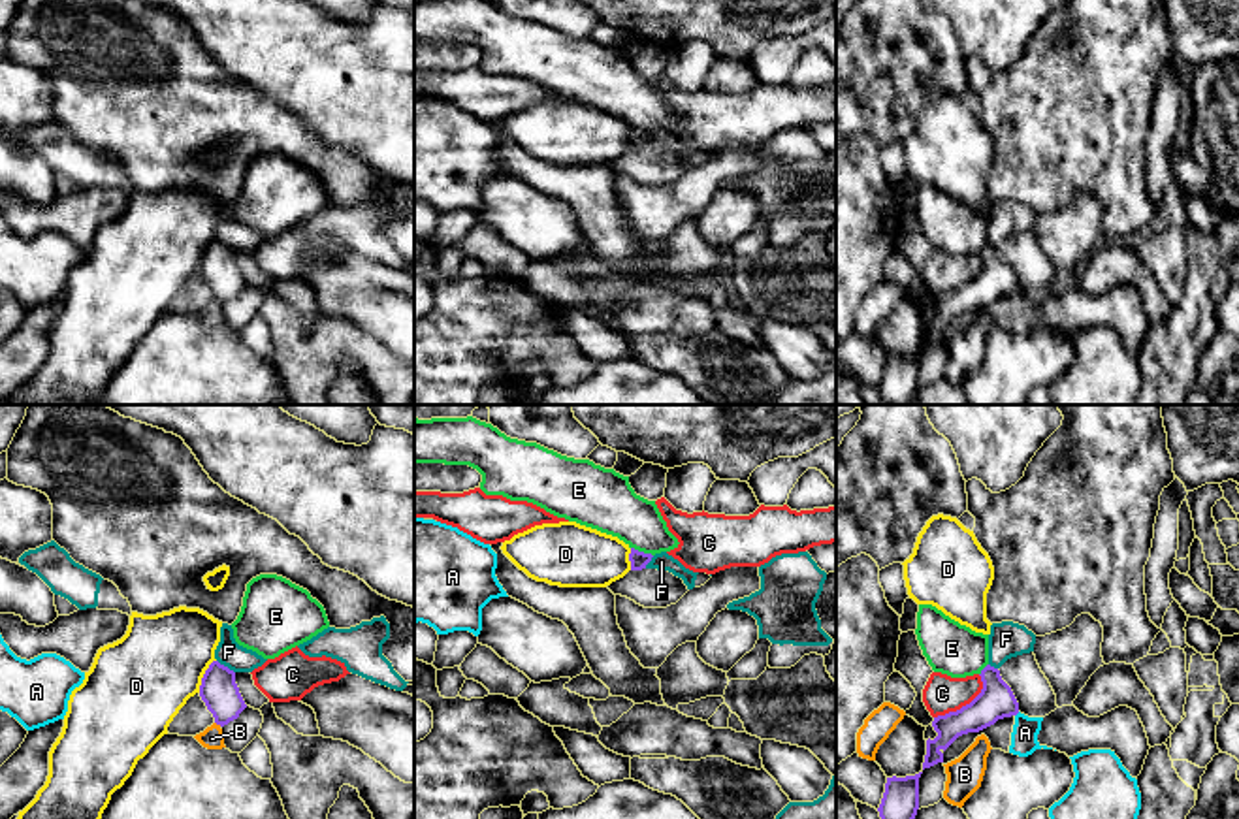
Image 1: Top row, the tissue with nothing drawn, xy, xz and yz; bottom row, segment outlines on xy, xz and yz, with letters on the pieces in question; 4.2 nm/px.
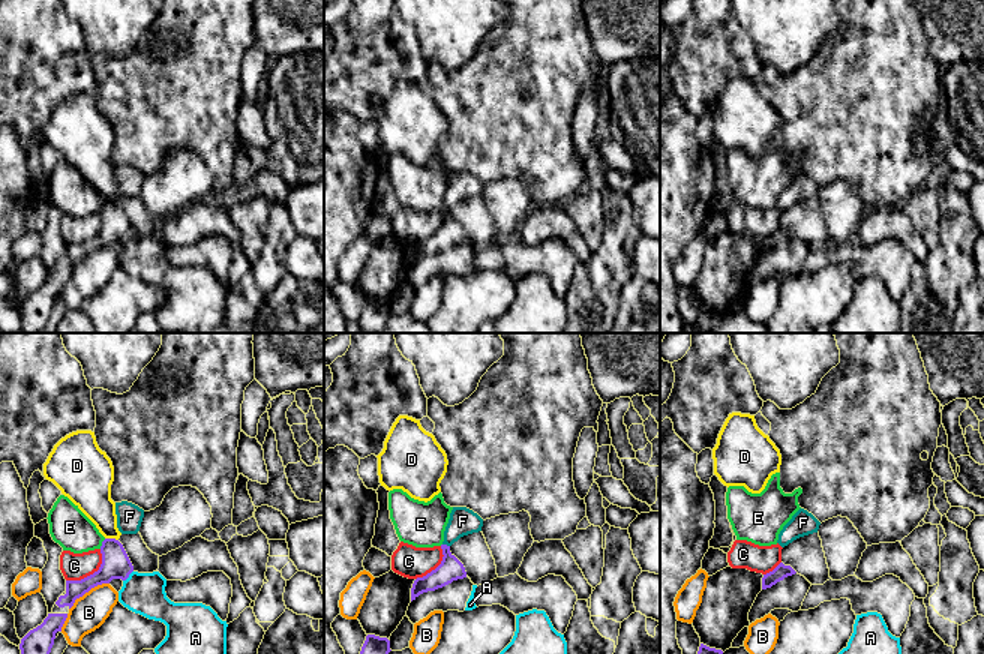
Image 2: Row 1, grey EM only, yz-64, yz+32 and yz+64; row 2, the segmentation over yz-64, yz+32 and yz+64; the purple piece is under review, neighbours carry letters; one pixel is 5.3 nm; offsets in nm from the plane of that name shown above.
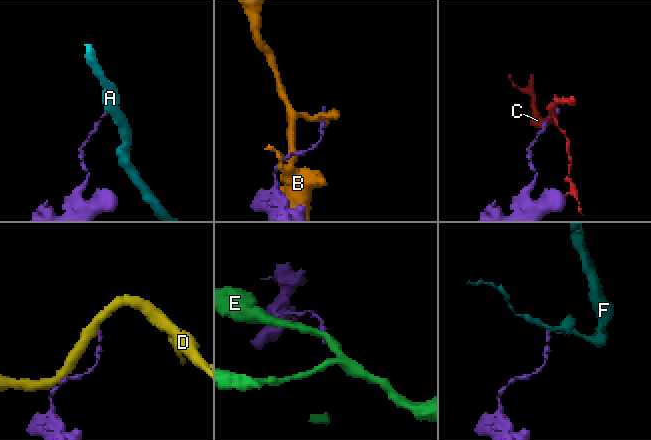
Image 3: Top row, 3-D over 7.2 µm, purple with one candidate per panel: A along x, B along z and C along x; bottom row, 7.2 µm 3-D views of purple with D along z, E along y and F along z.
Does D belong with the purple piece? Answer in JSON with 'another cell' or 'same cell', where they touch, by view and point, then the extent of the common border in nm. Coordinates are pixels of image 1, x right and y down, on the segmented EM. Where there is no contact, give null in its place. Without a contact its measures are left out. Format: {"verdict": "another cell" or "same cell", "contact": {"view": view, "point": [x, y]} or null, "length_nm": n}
{"verdict": "another cell", "contact": {"view": "xy", "point": [204, 676]}, "length_nm": 160}

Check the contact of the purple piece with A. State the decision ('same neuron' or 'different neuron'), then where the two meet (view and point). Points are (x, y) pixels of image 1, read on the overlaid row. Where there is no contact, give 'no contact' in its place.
different neuron; no contact

